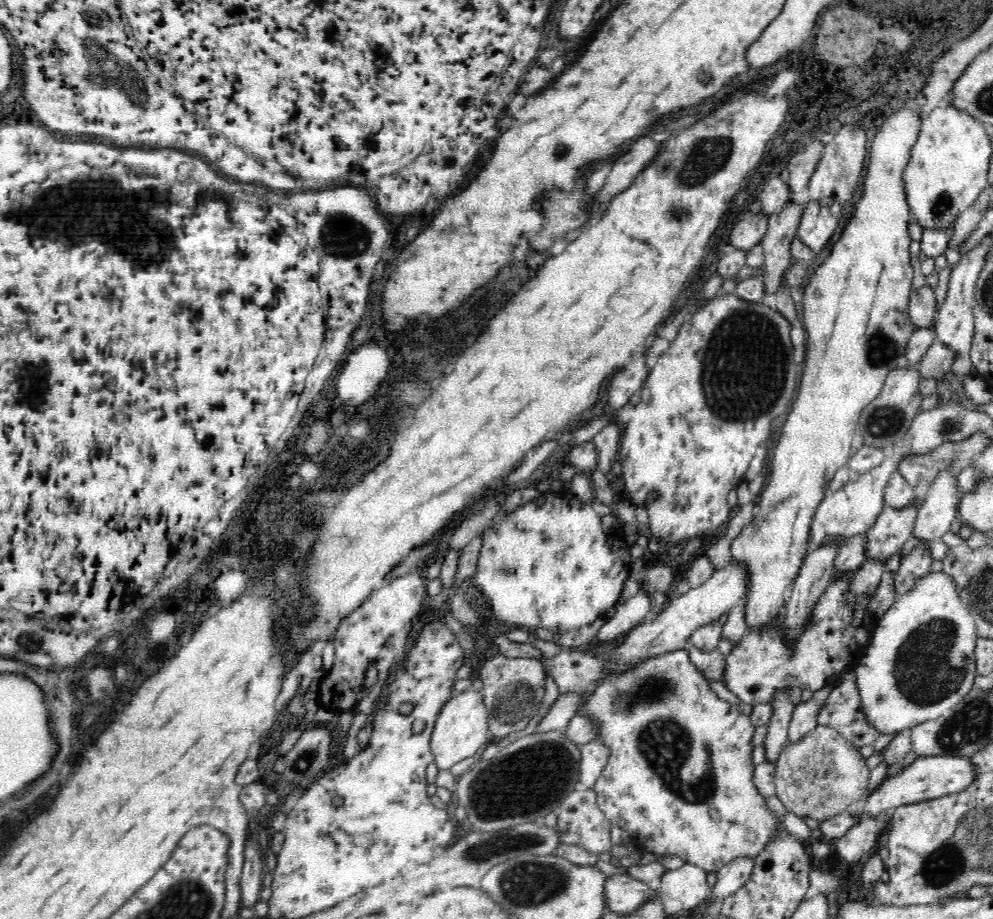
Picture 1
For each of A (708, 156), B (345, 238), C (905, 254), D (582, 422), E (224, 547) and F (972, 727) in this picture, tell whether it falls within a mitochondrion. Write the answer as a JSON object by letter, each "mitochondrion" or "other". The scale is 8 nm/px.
{"A":"mitochondrion","B":"mitochondrion","C":"other","D":"other","E":"other","F":"mitochondrion"}

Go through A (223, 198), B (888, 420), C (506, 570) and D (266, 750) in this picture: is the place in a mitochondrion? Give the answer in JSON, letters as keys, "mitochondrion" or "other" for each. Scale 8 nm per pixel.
{"A":"other","B":"mitochondrion","C":"mitochondrion","D":"other"}

